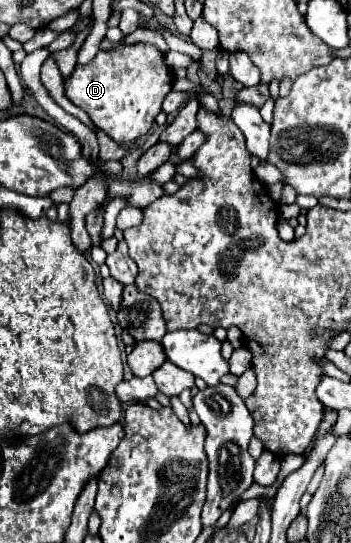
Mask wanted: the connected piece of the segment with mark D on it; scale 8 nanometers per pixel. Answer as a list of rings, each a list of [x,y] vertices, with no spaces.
[[[143,42],[121,44],[111,50],[99,50],[89,64],[77,64],[73,74],[65,80],[65,94],[117,144],[129,144],[149,132],[161,112],[161,104],[169,94],[173,80],[173,70],[165,66],[163,52],[155,46]]]

